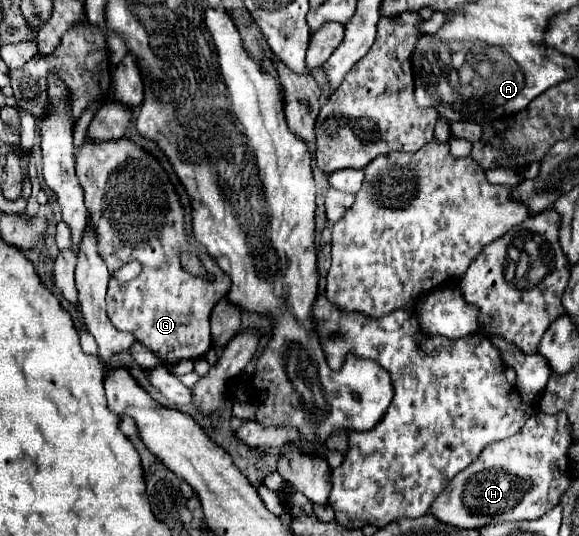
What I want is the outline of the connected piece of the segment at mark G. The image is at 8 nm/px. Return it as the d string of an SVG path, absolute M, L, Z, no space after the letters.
M85 137L81 149L75 153L75 169L79 183L85 191L85 207L97 229L99 253L105 259L109 271L113 273L133 259L143 265L141 275L127 283L119 283L115 277L109 279L107 315L111 323L121 331L131 331L133 335L137 335L139 343L153 349L163 359L163 363L203 357L213 345L209 331L209 313L213 305L231 289L231 279L205 251L199 251L197 255L201 257L205 269L215 275L213 283L209 283L207 277L191 275L181 267L179 253L191 249L185 233L185 211L175 191L175 185L171 183L161 163L155 159L153 153L135 145L131 139L91 141Z

